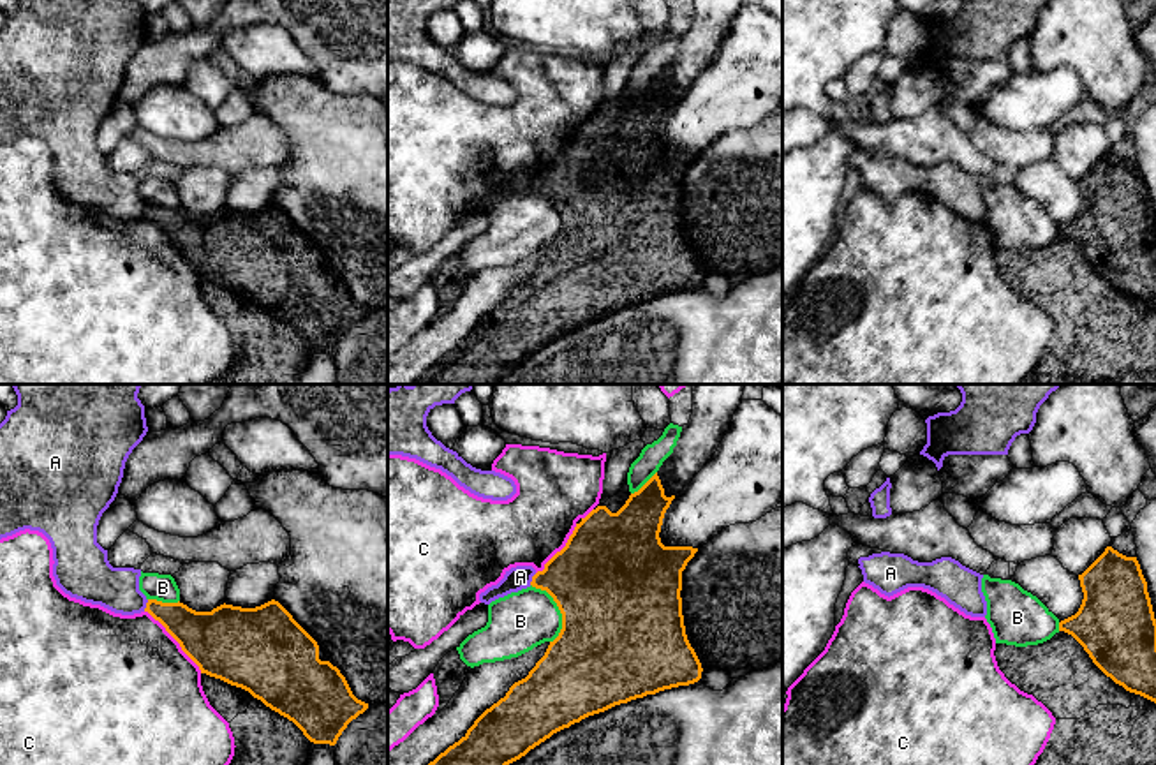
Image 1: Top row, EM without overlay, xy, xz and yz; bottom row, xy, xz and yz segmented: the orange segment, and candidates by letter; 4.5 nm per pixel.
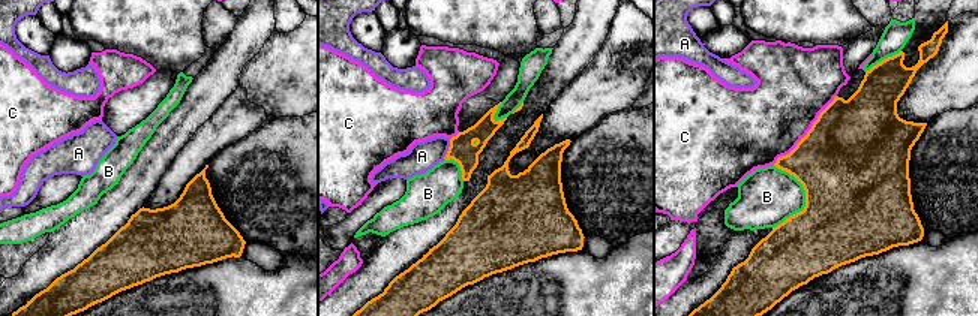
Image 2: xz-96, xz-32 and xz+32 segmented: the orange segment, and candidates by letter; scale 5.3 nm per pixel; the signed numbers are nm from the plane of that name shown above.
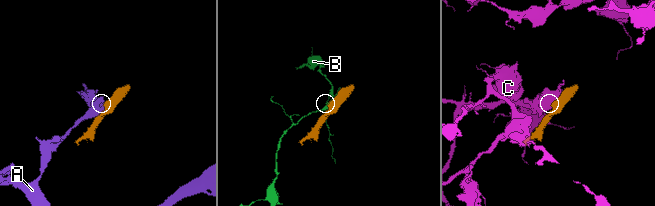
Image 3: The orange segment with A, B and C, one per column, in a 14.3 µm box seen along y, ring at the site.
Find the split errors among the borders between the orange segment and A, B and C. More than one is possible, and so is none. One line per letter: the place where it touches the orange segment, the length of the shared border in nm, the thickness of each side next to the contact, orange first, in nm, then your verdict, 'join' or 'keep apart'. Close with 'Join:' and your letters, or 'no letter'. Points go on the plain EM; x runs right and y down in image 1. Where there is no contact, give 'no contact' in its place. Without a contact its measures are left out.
A: meets orange in xy at (147, 210); contact 60 nm long; 180 nm thick on the orange side, 200 nm on the other; keep apart
B: meets orange in xz at (559, 214); contact 280 nm long; 500 nm thick on the orange side, 280 nm on the other; keep apart
C: meets orange in xy at (175, 244); contact 380 nm long; 340 nm thick on the orange side, 500 nm on the other; keep apart
Join: no letter

